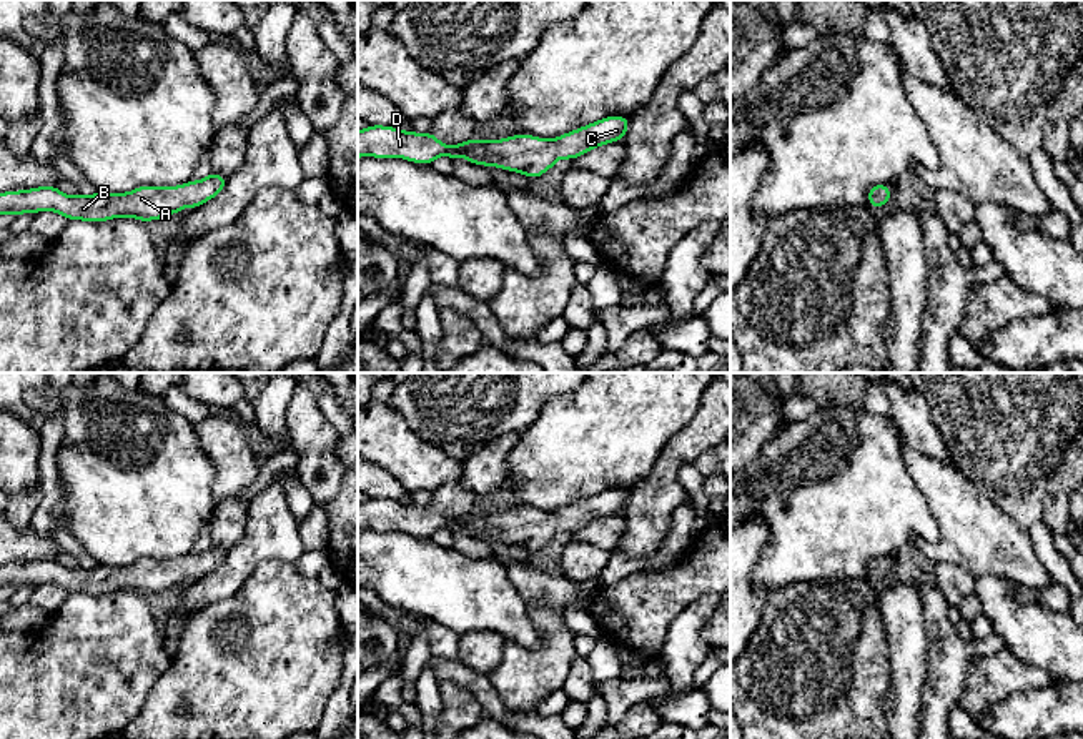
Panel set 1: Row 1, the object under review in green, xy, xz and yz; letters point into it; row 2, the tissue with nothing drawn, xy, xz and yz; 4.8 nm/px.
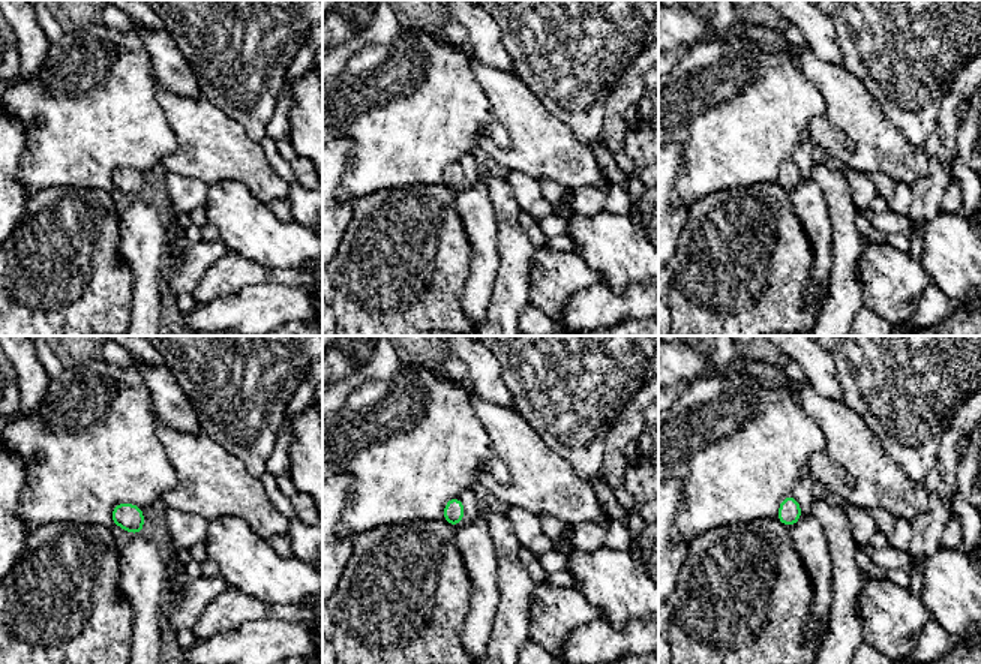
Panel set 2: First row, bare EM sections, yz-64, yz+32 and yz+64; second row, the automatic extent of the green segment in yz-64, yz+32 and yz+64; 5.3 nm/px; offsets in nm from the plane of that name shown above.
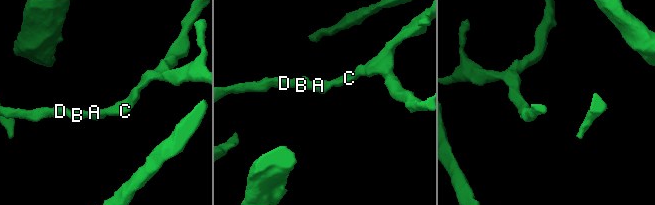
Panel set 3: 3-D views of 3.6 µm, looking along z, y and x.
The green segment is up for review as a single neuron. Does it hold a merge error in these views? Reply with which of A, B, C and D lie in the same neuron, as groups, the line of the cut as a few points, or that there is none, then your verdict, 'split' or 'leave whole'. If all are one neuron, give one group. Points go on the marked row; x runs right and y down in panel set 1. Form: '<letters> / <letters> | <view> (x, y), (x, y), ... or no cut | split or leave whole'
A B C D | no cut | leave whole

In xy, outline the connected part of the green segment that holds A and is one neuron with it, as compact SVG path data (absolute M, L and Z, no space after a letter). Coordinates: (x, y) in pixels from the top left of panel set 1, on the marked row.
M210 173L200 181L181 186L138 186L130 193L96 191L93 196L63 195L57 186L0 193L0 213L57 211L72 220L105 221L131 216L140 221L160 220L180 213L185 205L191 210L216 196L226 185L225 176Z

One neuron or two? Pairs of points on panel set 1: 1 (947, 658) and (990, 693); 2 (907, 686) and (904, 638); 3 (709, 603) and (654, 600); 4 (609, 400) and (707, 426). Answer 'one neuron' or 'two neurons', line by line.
1: two neurons
2: one neuron
3: two neurons
4: two neurons

